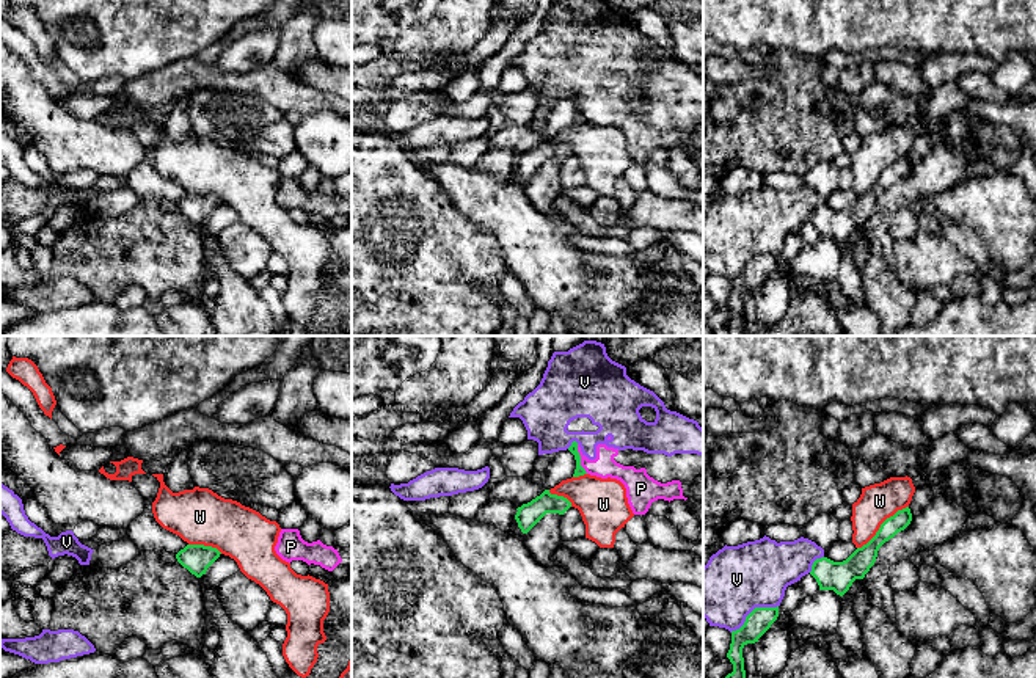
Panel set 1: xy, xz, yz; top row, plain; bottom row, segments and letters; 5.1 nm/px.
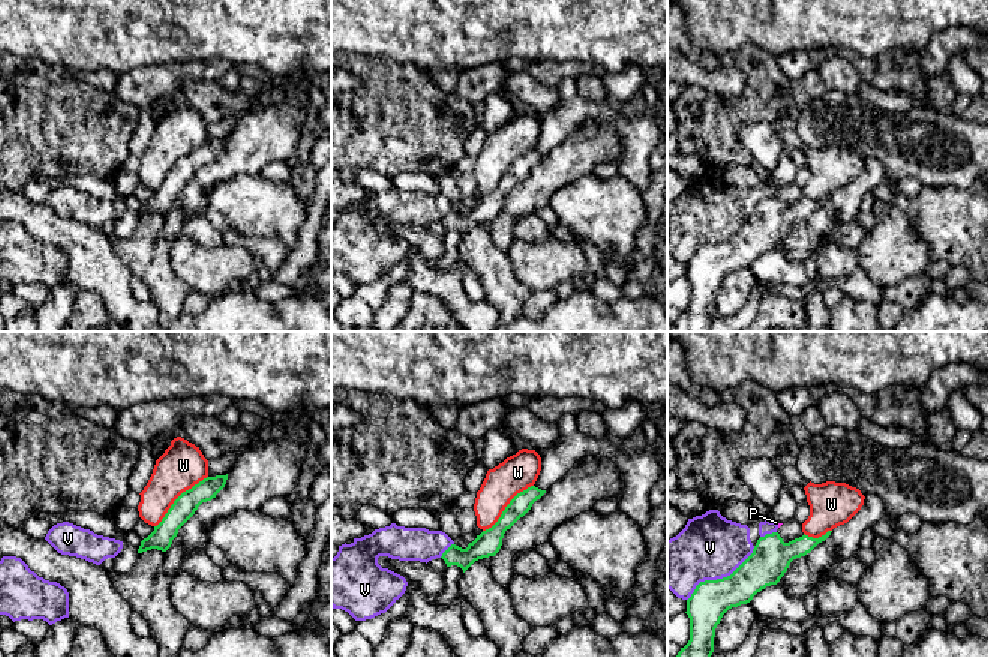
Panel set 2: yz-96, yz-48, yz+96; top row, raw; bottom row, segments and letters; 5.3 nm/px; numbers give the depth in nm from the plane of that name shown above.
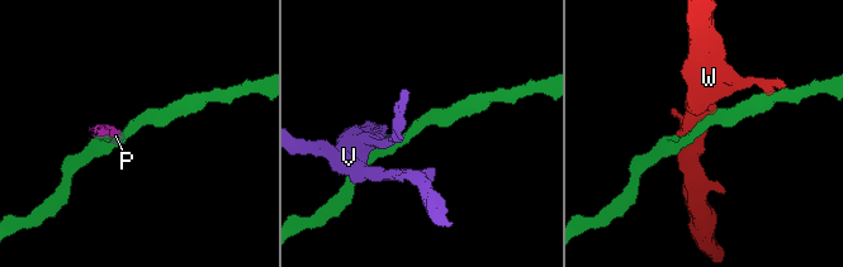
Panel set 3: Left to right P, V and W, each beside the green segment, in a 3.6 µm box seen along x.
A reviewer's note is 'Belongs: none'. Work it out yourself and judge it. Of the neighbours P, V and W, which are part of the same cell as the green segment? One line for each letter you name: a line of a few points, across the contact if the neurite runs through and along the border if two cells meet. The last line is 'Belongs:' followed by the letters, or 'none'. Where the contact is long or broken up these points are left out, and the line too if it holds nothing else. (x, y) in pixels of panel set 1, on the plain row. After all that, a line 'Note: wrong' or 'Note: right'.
Belongs: none
Note: right

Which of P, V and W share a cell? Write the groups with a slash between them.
P V / W

